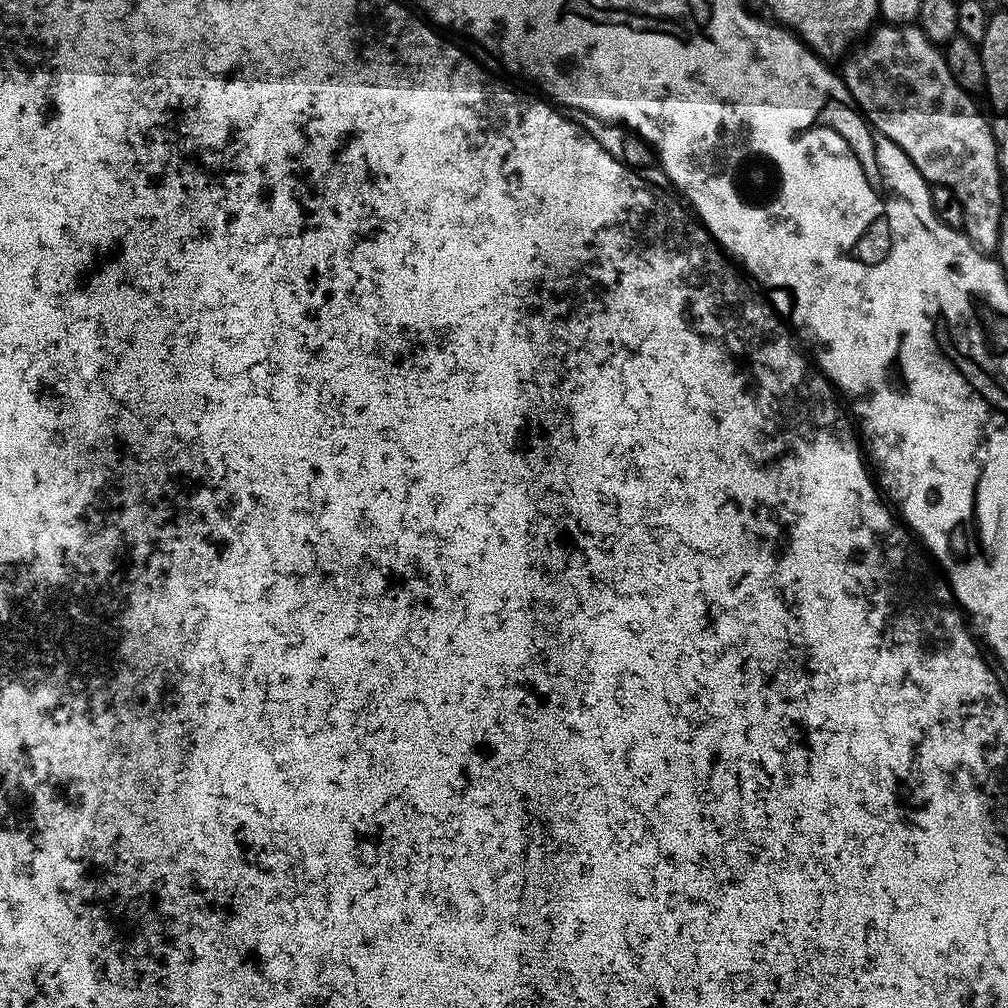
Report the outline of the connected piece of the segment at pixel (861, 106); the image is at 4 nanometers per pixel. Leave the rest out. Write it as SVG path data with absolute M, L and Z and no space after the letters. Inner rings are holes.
M877 27L855 49L857 52L853 51L847 57L849 60L844 64L842 79L848 88L851 103L859 109L867 123L869 120L881 132L879 135L883 139L893 140L906 153L929 185L941 184L956 195L956 200L964 211L964 235L981 250L995 249L999 242L1000 227L1006 217L1004 184L1000 181L1002 169L998 136L992 133L987 118L976 109L976 104L972 101L975 99L960 88L956 76L950 74L945 53L931 40L926 39L919 27L883 27Z

